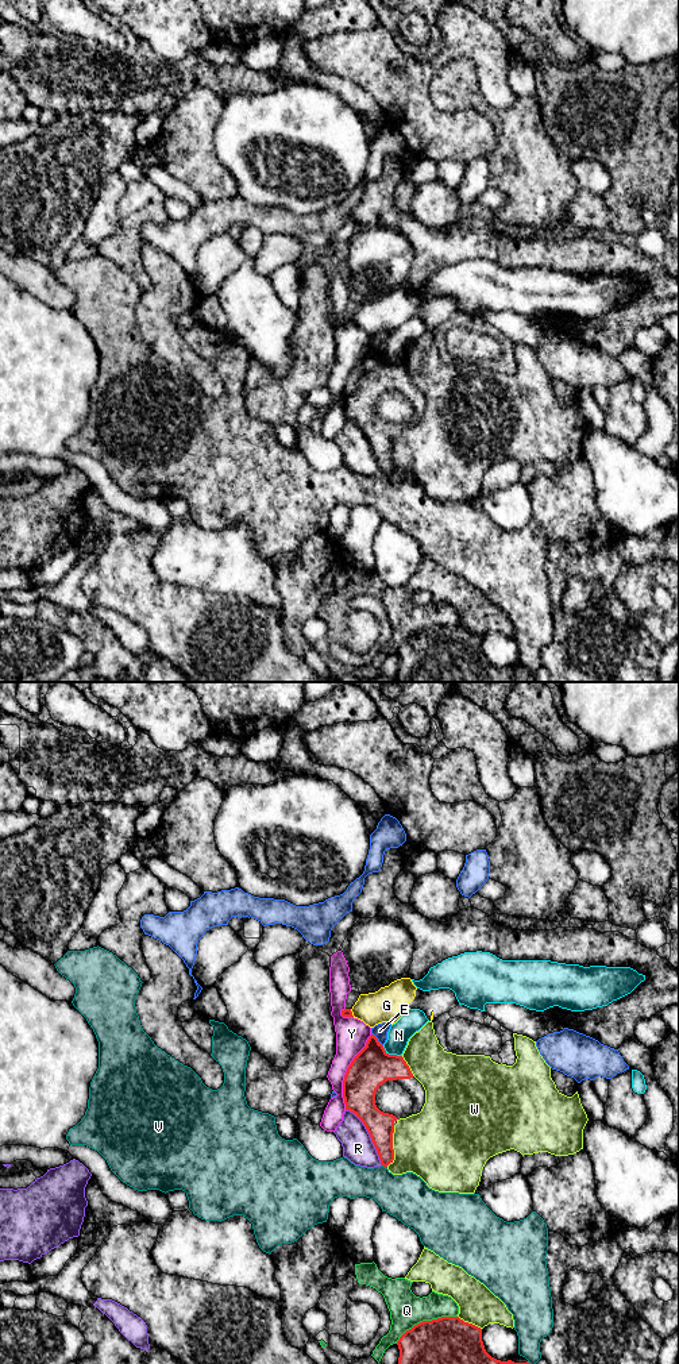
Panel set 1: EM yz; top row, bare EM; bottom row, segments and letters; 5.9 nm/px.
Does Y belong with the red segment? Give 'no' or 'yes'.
no

